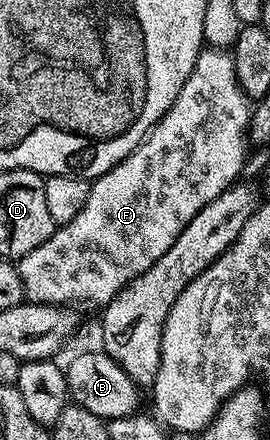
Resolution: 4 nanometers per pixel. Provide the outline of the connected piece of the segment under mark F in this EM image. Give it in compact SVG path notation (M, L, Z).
M201 49L196 70L186 79L171 109L139 147L125 161L119 161L112 170L91 182L86 207L75 220L59 226L42 247L19 258L25 298L38 305L108 306L128 282L150 271L150 267L174 247L178 235L182 235L190 219L194 219L202 207L237 184L239 177L236 176L243 171L244 160L248 157L253 108L253 102L238 83L235 60L223 49Z

